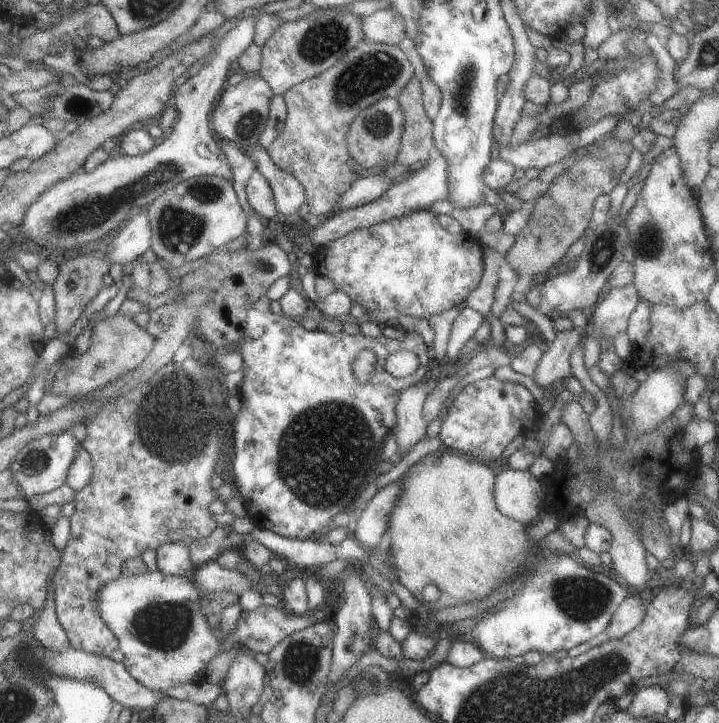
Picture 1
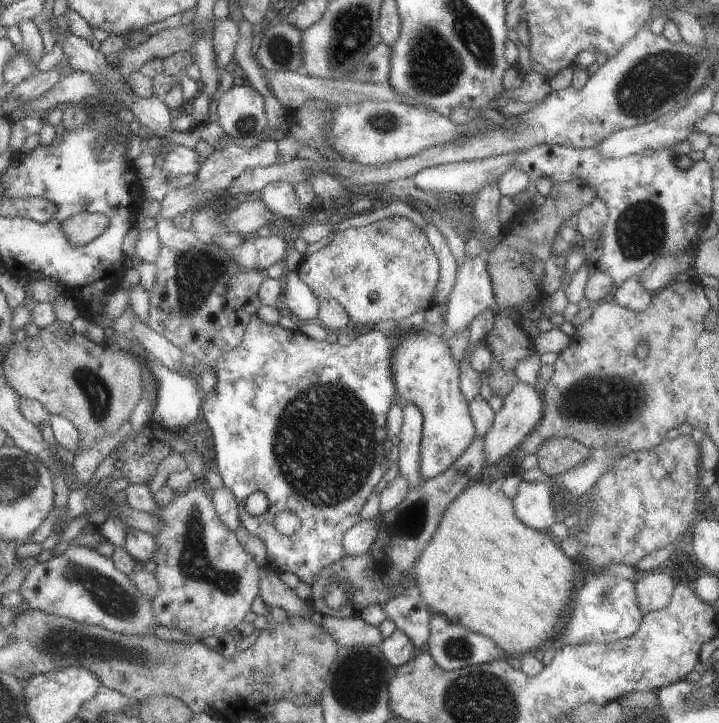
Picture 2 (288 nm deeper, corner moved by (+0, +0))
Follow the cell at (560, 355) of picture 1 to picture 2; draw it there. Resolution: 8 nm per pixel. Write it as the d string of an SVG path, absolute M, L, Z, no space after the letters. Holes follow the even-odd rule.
M517 380L517 382L511 386L511 390L505 394L503 406L495 412L495 420L491 422L487 434L483 436L483 438L485 438L483 450L485 450L487 464L499 462L505 454L517 450L517 446L523 442L523 438L539 424L541 414L543 414L541 410L543 410L543 392L539 392L539 390L535 388L535 382L529 384L529 382Z

